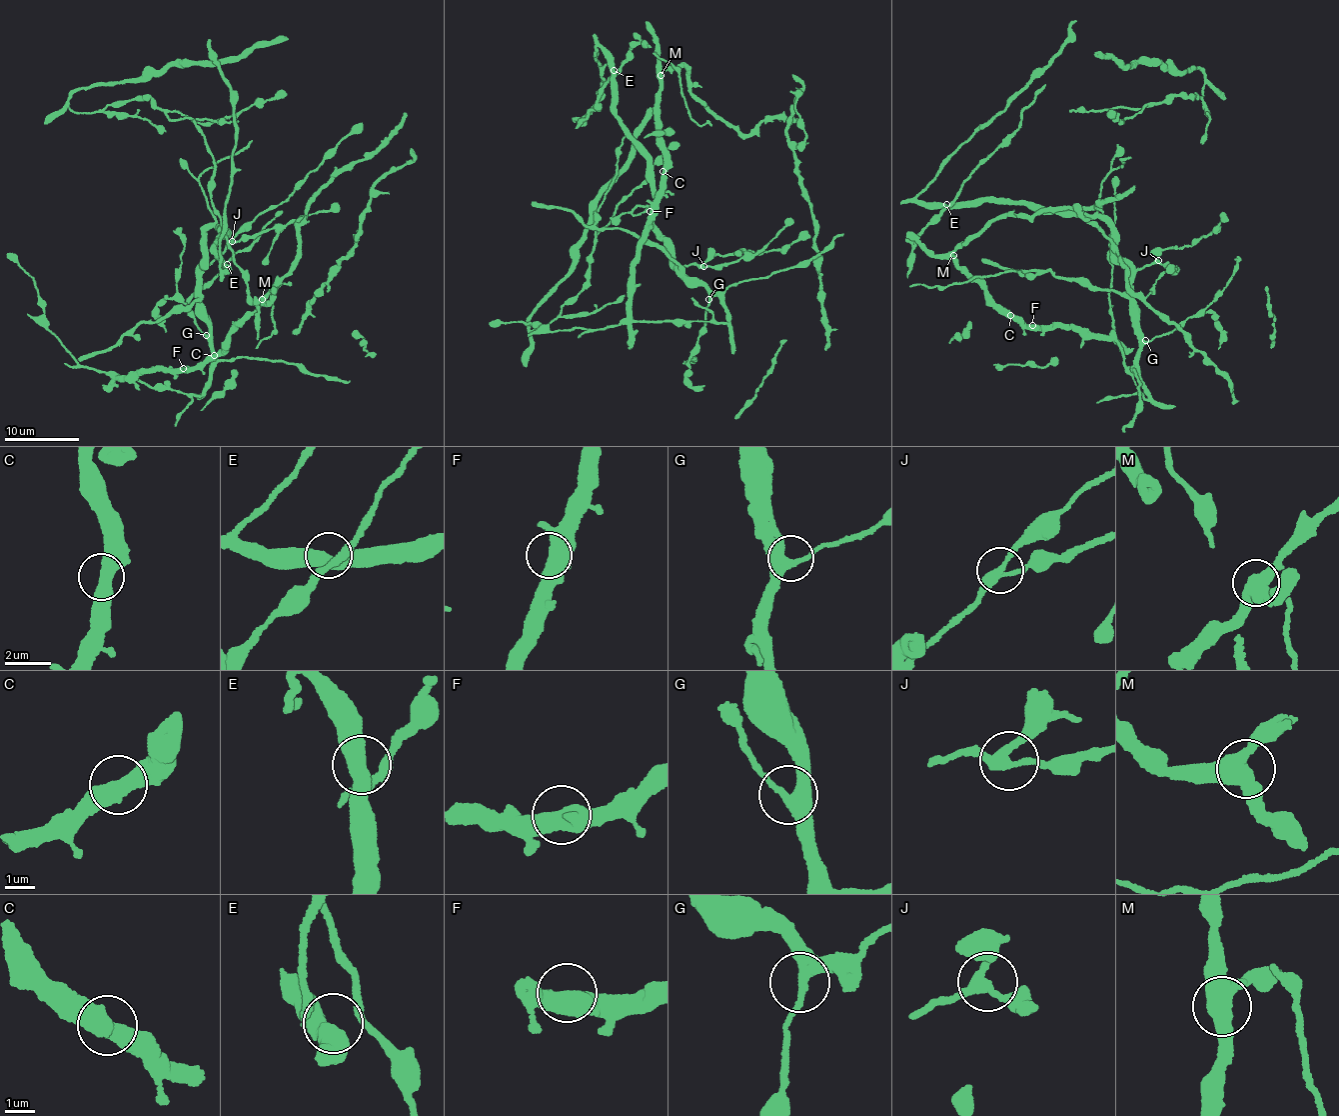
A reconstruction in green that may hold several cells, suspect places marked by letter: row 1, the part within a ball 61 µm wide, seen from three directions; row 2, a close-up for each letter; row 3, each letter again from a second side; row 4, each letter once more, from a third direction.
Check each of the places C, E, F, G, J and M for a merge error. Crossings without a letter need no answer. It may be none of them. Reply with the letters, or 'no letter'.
no letter

